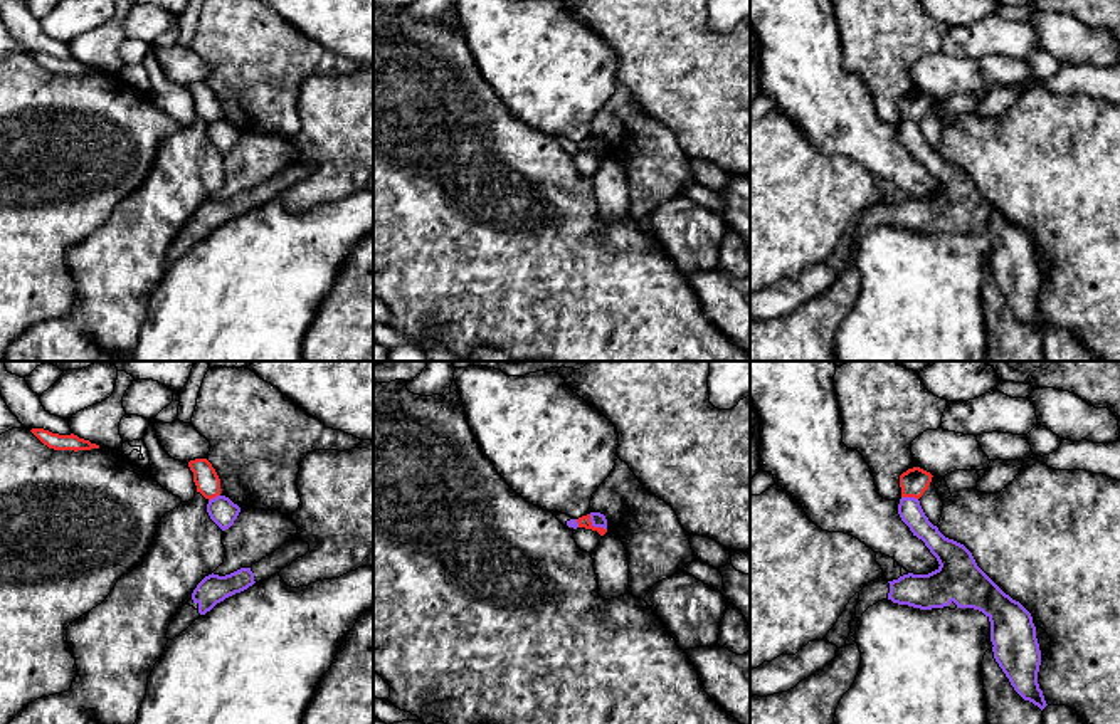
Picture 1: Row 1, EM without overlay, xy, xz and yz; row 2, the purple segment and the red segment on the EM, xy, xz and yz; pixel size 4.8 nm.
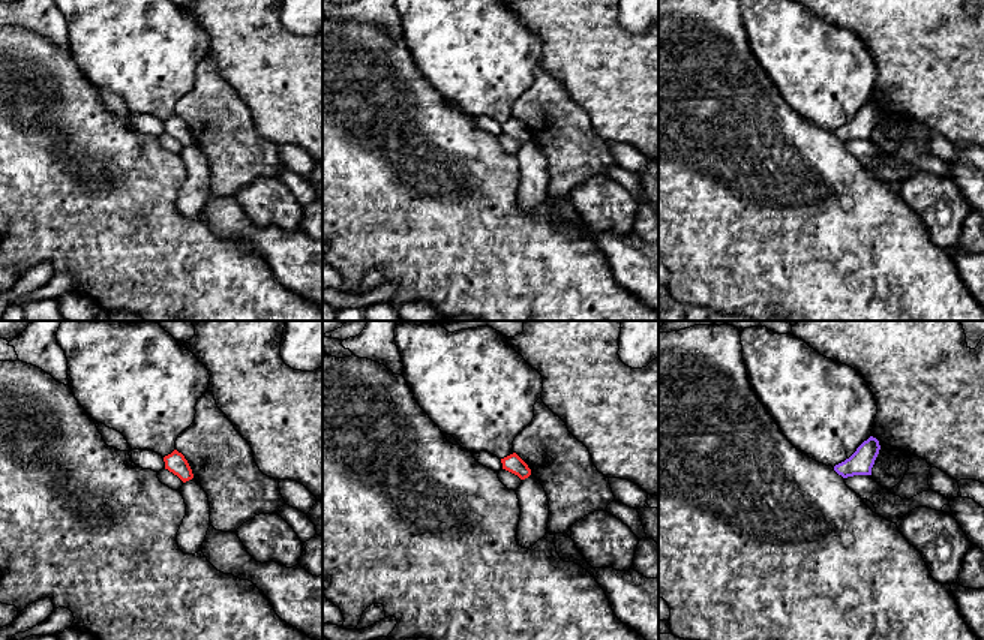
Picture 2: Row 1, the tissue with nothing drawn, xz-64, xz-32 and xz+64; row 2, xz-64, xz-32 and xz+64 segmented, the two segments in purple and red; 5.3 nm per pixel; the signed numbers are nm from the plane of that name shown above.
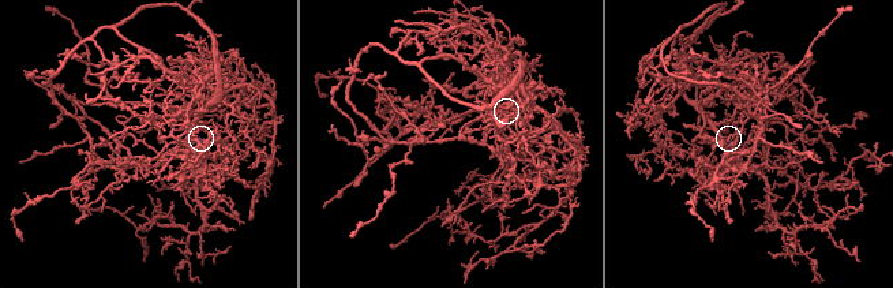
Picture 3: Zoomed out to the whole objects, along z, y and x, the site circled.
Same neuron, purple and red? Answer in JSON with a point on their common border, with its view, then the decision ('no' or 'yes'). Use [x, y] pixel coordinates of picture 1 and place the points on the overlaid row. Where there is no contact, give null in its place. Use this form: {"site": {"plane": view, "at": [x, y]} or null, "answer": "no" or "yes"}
{"site": {"plane": "xz", "at": [594, 526]}, "answer": "no"}

